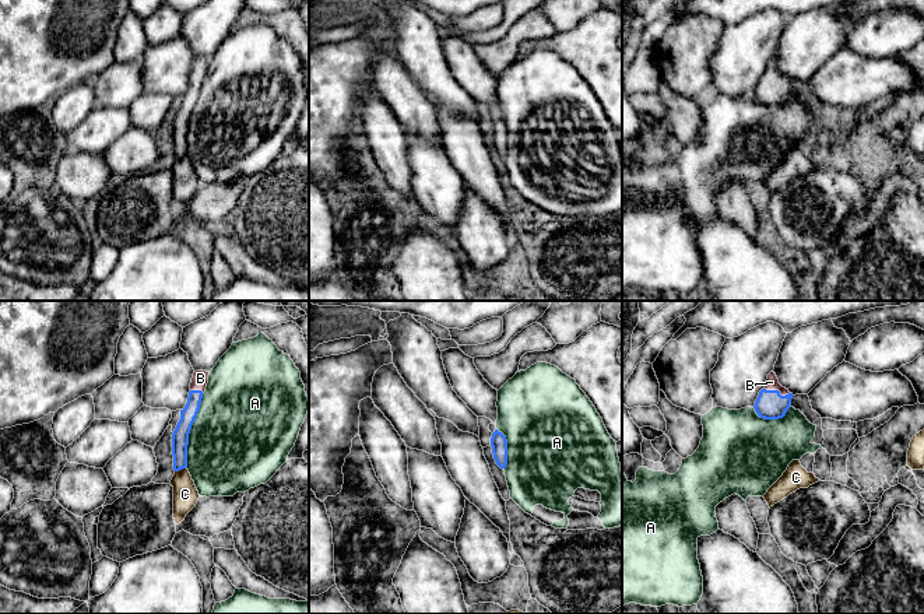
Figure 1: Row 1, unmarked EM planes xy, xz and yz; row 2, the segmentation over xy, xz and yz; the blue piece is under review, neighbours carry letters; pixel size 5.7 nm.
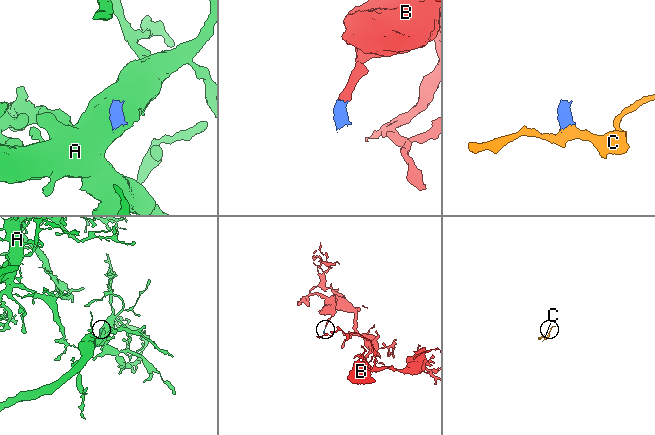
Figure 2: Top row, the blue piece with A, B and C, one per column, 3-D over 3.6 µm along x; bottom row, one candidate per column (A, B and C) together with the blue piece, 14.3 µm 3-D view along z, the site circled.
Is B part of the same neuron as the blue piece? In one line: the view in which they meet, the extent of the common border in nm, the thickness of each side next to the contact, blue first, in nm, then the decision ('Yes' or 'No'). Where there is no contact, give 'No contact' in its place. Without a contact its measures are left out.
Touches blue in yz. Shared border 160 nm. Thickness 170 nm (blue) against 80 nm. Yes

